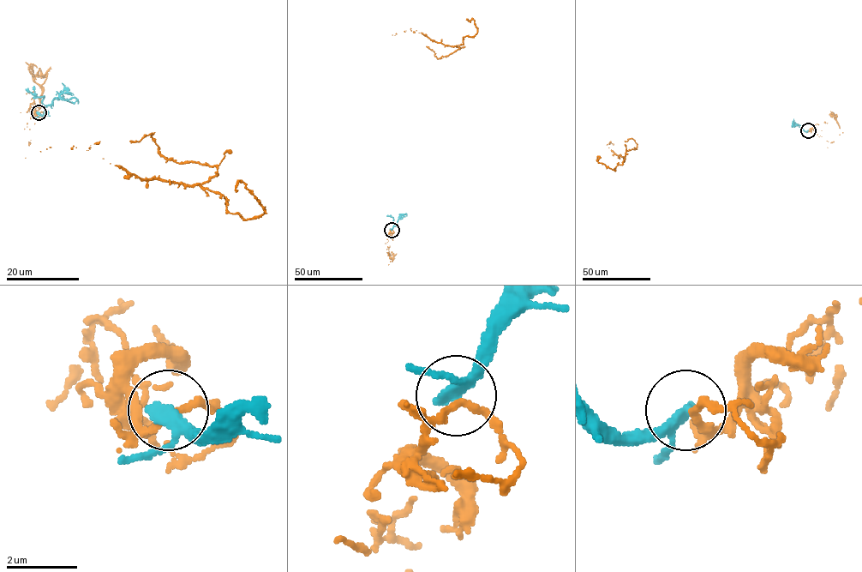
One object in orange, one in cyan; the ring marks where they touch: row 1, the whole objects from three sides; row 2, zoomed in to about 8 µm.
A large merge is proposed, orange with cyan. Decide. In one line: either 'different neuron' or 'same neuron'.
different neuron

